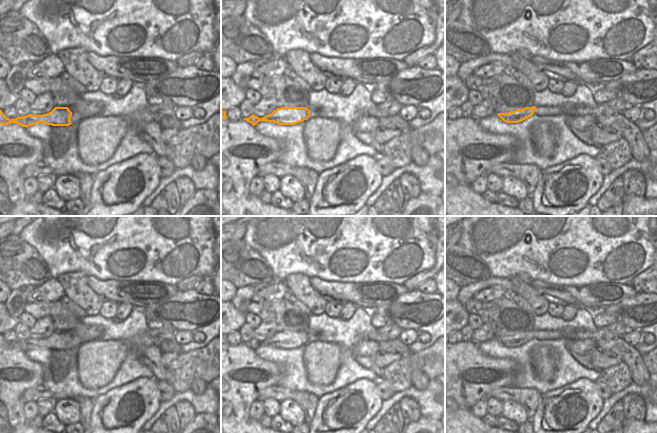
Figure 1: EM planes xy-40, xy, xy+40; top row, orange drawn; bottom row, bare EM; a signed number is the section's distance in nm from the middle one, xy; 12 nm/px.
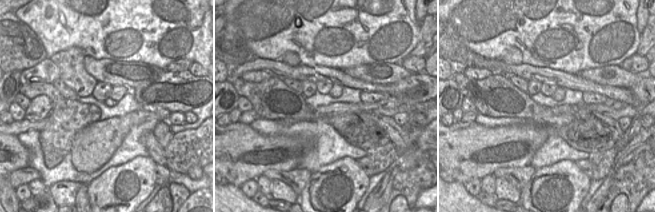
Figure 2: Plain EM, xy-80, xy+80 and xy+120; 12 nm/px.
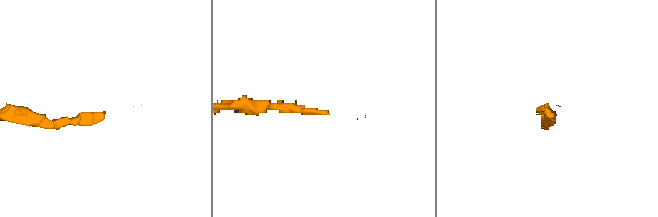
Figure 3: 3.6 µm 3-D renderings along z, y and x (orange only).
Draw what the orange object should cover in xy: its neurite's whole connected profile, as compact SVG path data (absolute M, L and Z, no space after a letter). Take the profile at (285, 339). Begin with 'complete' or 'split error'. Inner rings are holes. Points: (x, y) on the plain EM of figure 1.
complete | M281 331L274 334L262 342L251 339L249 342L244 342L253 350L260 345L274 346L279 349L295 349L310 341L310 334L307 331Z

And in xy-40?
complete | M55 331L51 336L43 339L28 338L24 341L17 341L16 343L7 342L2 334L0 334L0 349L8 349L16 347L23 351L29 351L37 347L45 347L52 350L69 350L71 349L70 342L72 336L68 331Z

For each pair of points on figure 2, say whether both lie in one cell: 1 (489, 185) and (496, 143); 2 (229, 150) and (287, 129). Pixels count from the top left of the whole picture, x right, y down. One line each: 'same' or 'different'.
1: different
2: different

